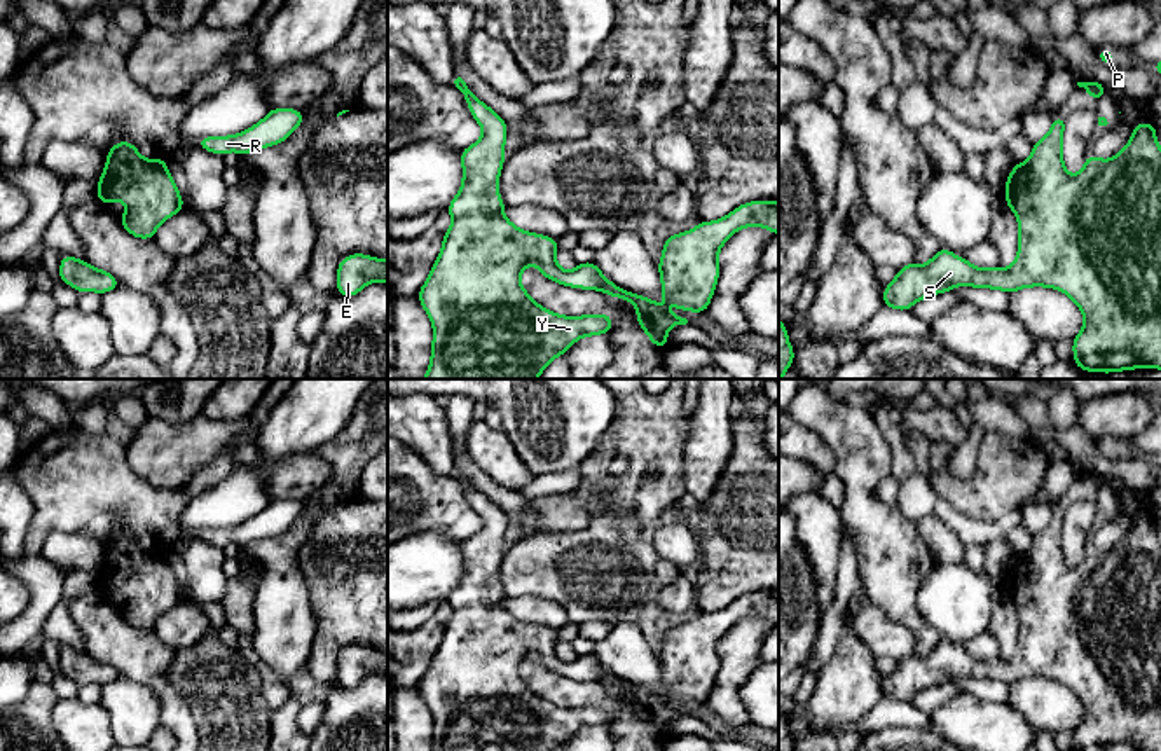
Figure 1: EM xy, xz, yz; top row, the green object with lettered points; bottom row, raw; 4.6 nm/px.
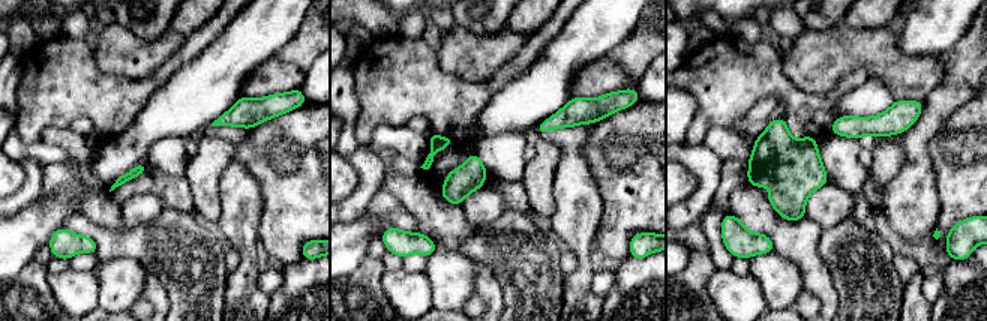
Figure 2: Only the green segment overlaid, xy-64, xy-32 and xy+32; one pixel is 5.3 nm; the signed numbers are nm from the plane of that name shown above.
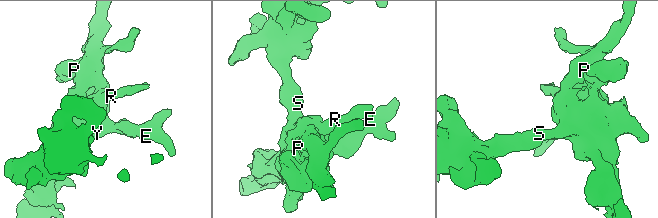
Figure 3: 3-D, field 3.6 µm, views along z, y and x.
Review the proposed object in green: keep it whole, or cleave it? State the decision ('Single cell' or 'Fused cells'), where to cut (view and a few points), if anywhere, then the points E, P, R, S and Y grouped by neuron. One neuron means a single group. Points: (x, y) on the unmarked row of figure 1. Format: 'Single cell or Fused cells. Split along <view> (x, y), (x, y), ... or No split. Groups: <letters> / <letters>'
Single cell. No split. Groups: E P R S Y

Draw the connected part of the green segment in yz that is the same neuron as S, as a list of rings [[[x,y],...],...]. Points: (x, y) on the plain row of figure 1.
[[[1053,508],[1049,524],[1039,534],[1032,536],[1030,552],[1014,554],[1011,568],[1004,573],[1004,590],[1009,596],[1009,601],[1016,604],[1020,620],[1018,648],[1014,655],[1009,660],[1002,660],[1000,657],[992,660],[979,660],[974,658],[969,651],[953,646],[948,639],[939,639],[939,643],[925,657],[911,653],[897,660],[896,671],[890,676],[883,678],[883,697],[899,702],[910,702],[915,693],[929,686],[951,683],[958,676],[974,679],[995,679],[1007,685],[1014,685],[1016,681],[1028,678],[1048,678],[1067,685],[1084,706],[1084,720],[1072,732],[1074,751],[1161,751],[1161,540],[1156,531],[1156,519],[1151,510],[1145,515],[1135,515],[1128,536],[1116,548],[1103,552],[1095,545],[1086,547],[1082,562],[1070,568],[1065,562],[1061,545],[1065,515],[1067,508]]]

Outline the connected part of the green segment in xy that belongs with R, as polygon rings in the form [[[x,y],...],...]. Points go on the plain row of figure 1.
[[[271,500],[253,519],[232,527],[203,527],[196,538],[225,547],[230,541],[243,548],[251,541],[279,536],[304,513],[304,503],[293,500]]]

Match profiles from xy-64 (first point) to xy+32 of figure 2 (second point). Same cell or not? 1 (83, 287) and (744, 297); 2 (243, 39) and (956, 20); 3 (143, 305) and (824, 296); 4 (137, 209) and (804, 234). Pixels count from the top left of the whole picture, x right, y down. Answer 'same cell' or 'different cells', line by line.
1: same cell
2: same cell
3: different cells
4: different cells

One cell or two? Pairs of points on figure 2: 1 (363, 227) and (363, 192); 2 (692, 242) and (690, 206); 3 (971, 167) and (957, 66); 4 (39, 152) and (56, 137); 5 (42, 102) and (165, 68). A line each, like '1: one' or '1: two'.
1: two
2: two
3: two
4: two
5: one

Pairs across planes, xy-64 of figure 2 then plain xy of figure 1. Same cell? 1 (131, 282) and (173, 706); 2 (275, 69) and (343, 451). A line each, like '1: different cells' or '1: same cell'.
1: different cells
2: different cells

